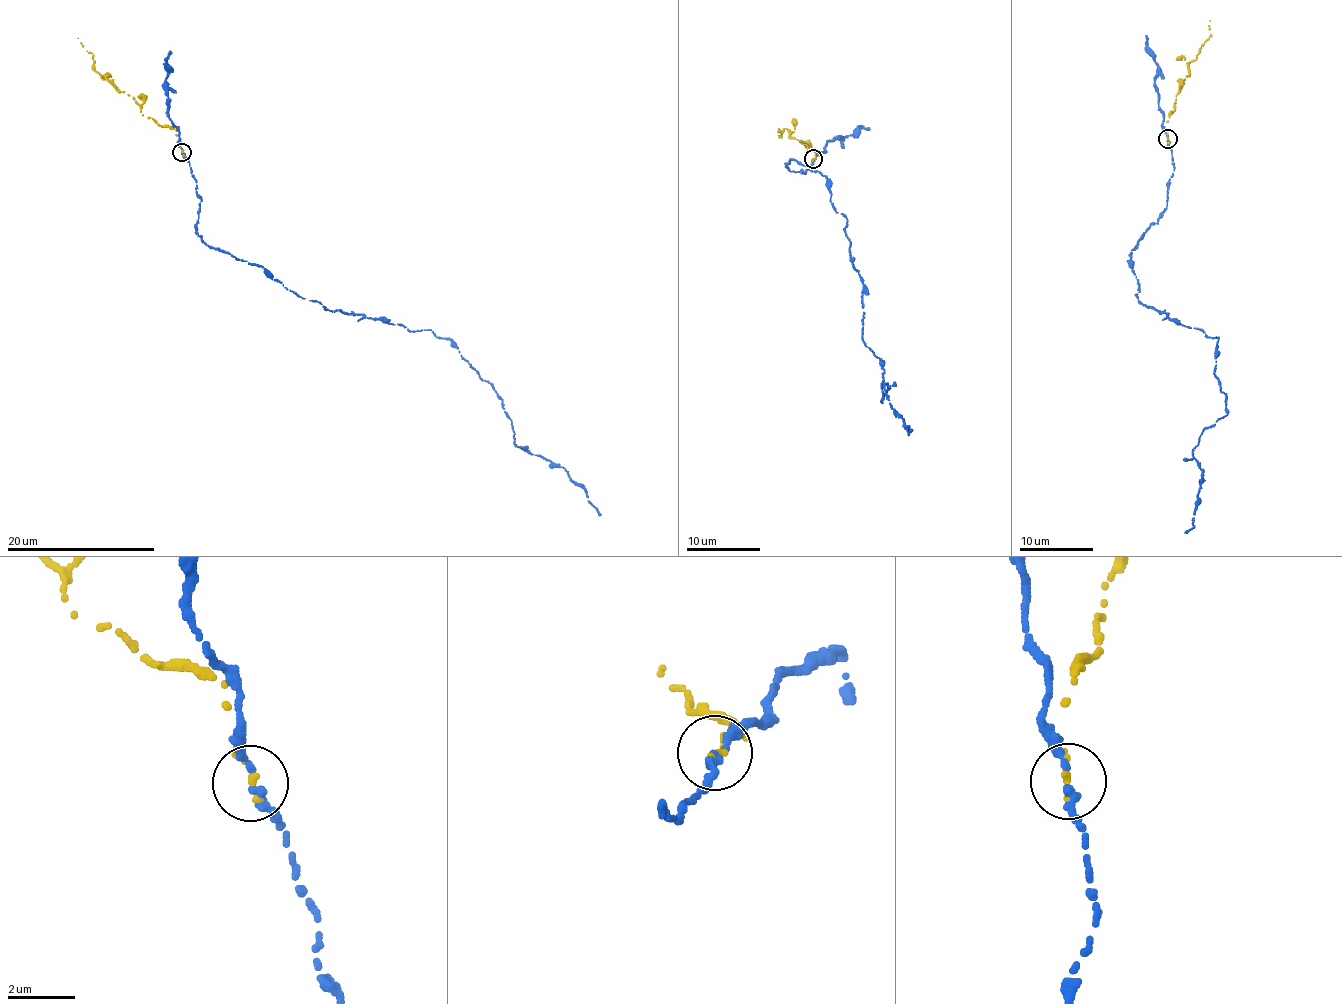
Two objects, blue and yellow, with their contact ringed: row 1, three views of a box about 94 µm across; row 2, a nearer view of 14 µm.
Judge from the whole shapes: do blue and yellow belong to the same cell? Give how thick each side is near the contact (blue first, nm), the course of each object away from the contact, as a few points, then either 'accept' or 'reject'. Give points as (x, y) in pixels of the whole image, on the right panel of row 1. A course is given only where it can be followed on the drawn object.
200 nm thick on the blue side, 200 nm on the other; blue runs (1168, 139), (1167, 209), (1129, 254), (1135, 294), (1218, 338), (1228, 413), (1192, 455), (1203, 472), (1185, 531); yellow runs (1168, 139), (1166, 132), (1170, 117), (1189, 74), (1188, 64), (1210, 37), (1209, 21); reject

